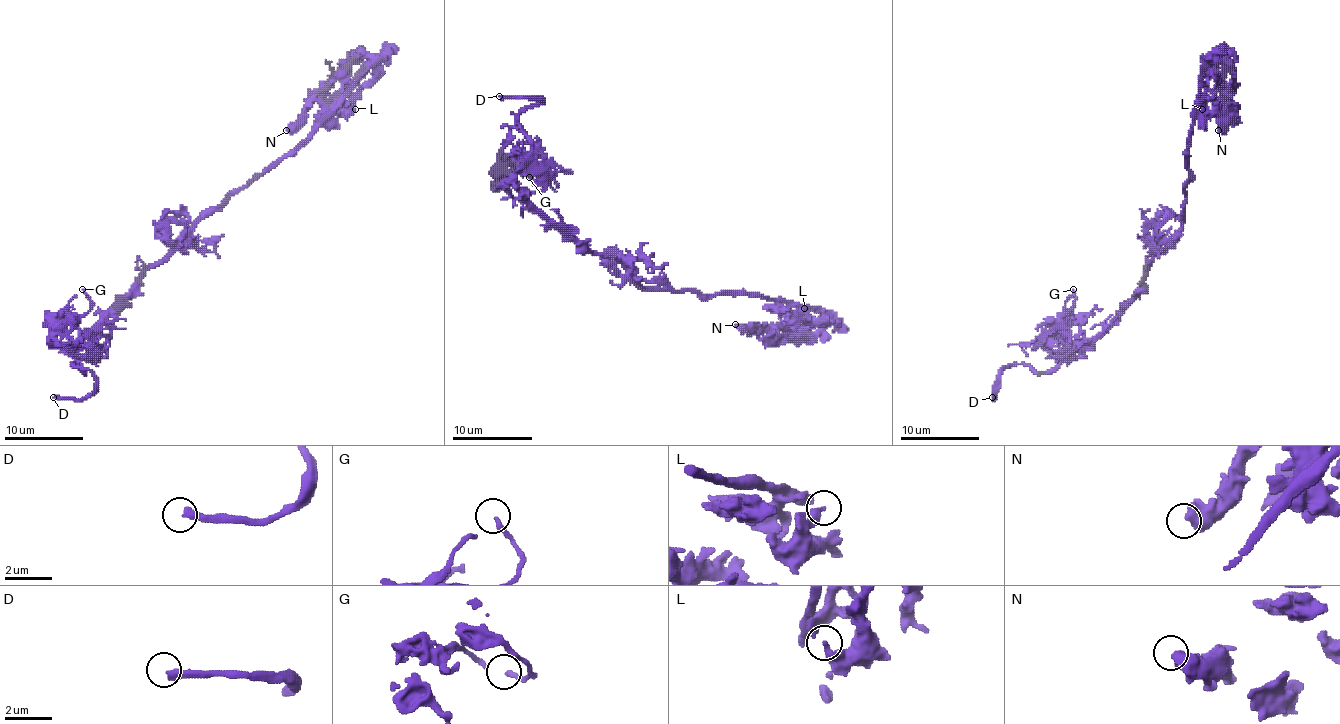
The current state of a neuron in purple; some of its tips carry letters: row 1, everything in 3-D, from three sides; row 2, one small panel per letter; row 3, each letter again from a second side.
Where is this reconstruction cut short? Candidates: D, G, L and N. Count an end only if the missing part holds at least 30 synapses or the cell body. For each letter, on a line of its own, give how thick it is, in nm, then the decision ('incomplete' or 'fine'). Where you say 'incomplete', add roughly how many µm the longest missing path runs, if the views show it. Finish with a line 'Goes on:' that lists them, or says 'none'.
D: calibre 360 nm; incomplete; missing 35 µm
G: calibre 140 nm; fine
L: calibre 320 nm; fine
N: calibre 650 nm; fine
Goes on: D

